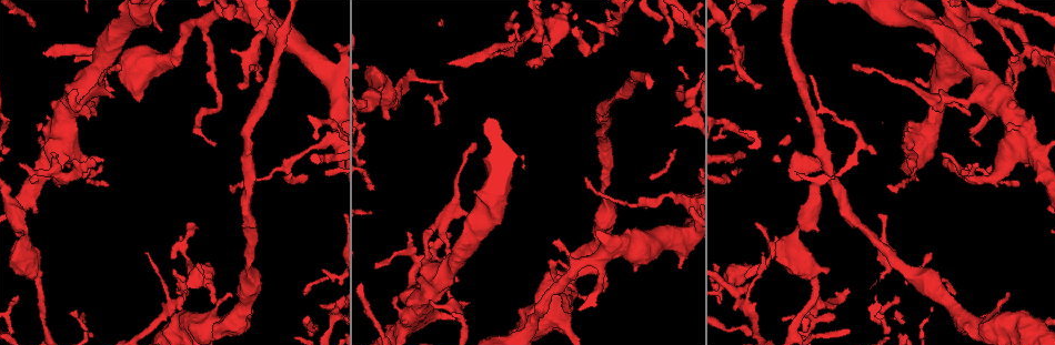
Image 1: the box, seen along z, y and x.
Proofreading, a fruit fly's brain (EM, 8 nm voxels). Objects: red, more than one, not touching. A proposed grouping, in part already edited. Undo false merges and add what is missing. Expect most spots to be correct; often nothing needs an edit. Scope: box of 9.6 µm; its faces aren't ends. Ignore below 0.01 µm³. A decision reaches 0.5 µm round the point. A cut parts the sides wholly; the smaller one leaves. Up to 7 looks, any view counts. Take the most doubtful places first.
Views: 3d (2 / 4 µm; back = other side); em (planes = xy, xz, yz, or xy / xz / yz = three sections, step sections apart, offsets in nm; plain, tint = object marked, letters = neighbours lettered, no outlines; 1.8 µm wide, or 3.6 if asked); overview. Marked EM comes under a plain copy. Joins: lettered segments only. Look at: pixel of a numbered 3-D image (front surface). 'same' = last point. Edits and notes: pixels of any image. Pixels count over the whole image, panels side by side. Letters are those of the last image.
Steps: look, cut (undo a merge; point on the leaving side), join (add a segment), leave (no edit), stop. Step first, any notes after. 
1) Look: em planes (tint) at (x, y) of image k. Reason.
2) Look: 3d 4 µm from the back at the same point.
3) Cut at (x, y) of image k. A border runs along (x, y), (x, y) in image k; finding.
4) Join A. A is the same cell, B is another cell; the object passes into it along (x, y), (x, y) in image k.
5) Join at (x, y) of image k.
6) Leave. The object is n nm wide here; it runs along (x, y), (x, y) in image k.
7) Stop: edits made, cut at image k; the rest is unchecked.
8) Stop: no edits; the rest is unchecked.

Look: em 3.6 µm xz step 16 (letters) at (955, 295) of image 1.

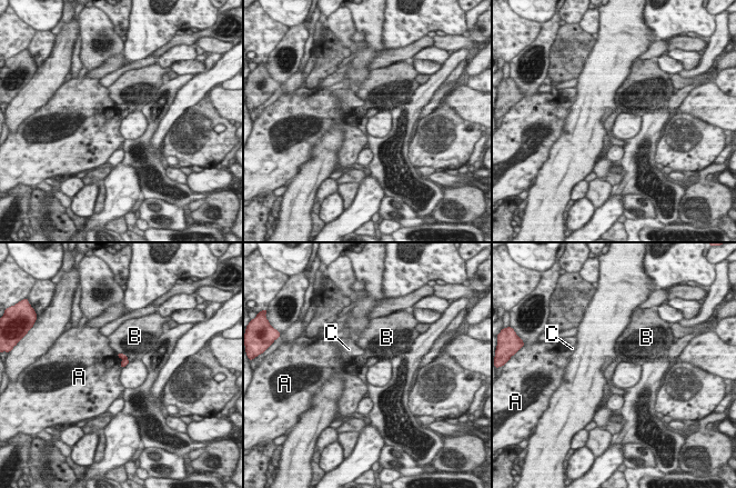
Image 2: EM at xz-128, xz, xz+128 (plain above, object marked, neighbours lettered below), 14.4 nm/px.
Leave. The object is 90 nm wide here; A, B and C are other cells; a border runs along (122, 360), (121, 368) in image 2; no lettered segment goes on from it.

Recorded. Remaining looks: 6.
Look: em xz step 4 (tint) at (449, 233) of image 1. Branch stops here.

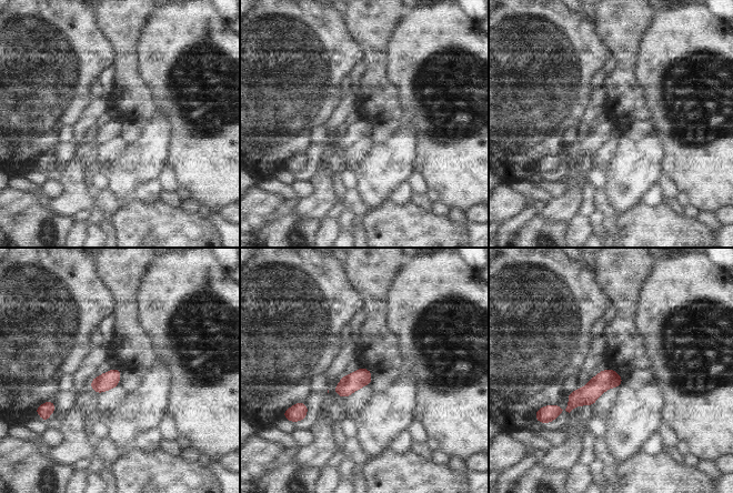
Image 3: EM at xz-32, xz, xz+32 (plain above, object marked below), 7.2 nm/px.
Look: em planes (letters) at the same point.

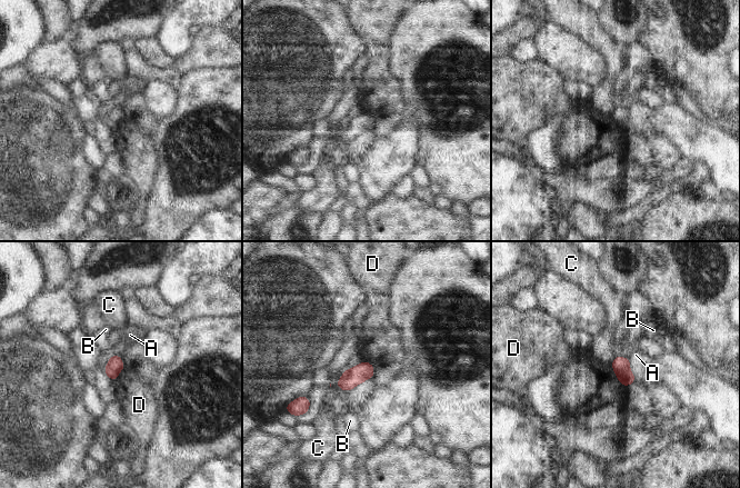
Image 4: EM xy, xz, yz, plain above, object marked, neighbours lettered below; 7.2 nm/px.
Leave. A, B, C and D are other cells; a border runs along (610, 366), (616, 378), (624, 387) in image 4; no lettered segment goes on from it.

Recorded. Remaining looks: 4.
Look: em yz step 4 (letters) at (1012, 62) of image 1. Branch stops here.

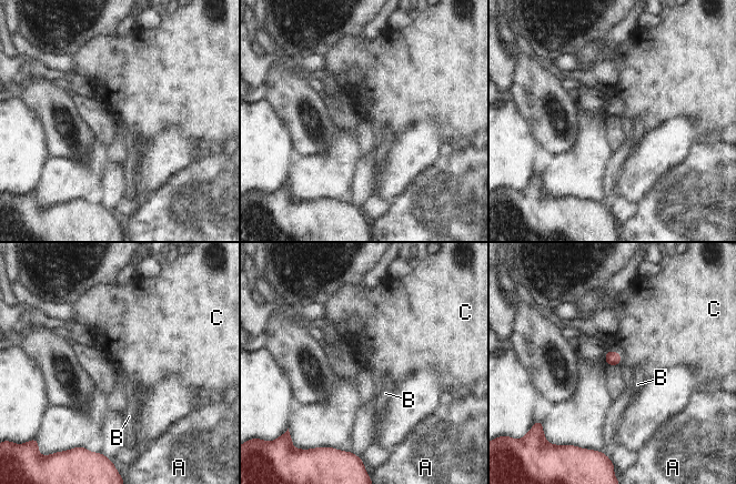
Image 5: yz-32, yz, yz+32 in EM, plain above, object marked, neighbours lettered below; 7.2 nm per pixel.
Leave. The object is 100 nm wide here; A, B and C are other cells; a border runs along (605, 351), (617, 351), (621, 363) in image 5; no lettered segment goes on from it.

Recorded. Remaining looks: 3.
Stop: no edits; the rest is unchecked.

